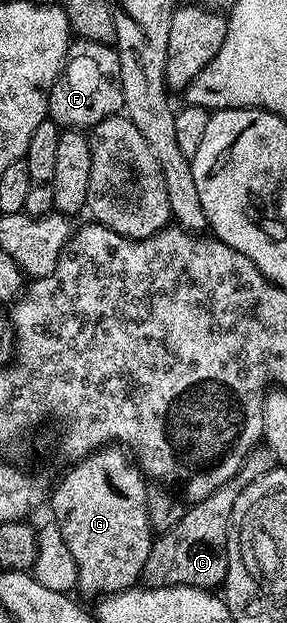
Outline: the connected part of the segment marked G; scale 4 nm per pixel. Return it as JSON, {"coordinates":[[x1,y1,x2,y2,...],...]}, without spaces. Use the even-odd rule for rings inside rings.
{"coordinates":[[105,446,75,461,69,468,72,469,51,489,50,508,52,504,56,511,54,523,58,530,62,530,62,539,74,557,74,566,78,566,76,588,88,596,103,598,127,588,137,587,138,581,144,575,146,558,150,554,154,539,147,512,148,484,139,464,123,447]]}

